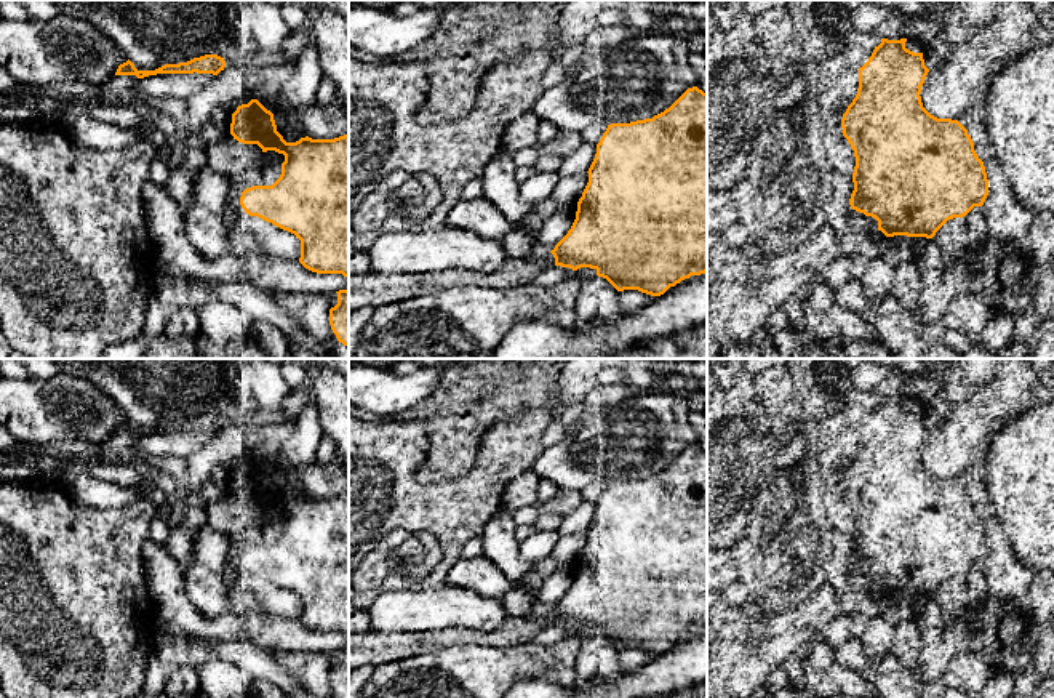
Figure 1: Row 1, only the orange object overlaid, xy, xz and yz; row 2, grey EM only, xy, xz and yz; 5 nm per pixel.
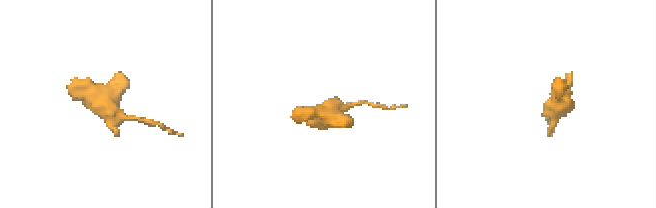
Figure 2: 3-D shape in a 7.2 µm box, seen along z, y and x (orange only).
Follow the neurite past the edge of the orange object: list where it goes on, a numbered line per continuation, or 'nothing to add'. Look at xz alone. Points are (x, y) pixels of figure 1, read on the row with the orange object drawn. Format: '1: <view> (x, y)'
nothing to add

